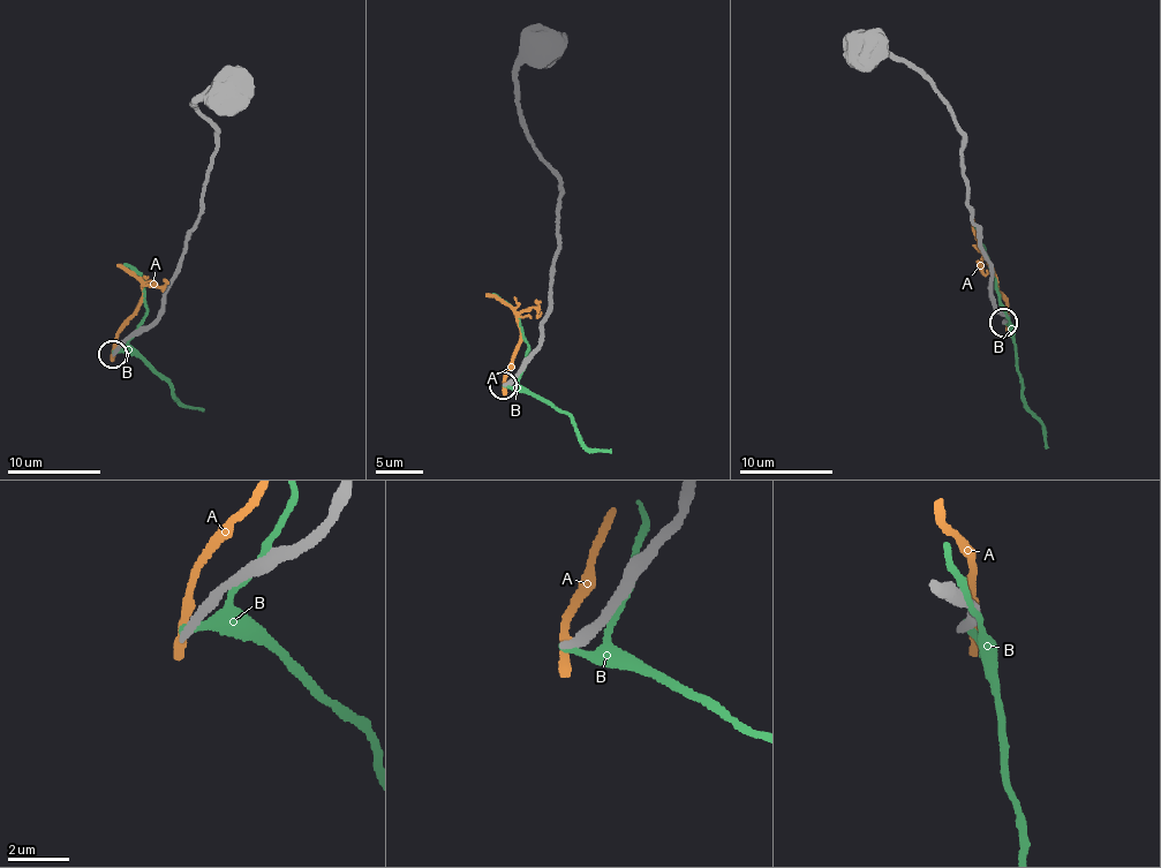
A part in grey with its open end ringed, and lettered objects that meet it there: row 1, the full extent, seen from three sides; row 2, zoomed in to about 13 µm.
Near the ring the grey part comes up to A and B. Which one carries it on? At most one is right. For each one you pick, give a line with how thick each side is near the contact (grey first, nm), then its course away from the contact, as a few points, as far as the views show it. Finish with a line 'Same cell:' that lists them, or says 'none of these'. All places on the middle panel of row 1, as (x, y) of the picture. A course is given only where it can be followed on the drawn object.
Same cell: none of these

